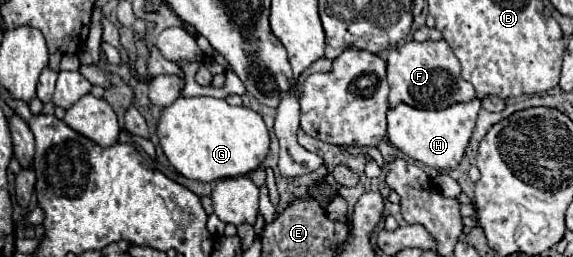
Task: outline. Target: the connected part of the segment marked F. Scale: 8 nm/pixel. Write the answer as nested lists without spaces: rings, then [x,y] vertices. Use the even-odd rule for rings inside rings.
[[[409,41],[401,47],[391,49],[387,57],[387,81],[391,87],[389,107],[407,103],[417,109],[443,109],[451,103],[475,99],[475,89],[471,83],[461,79],[461,67],[451,47],[441,41]]]

